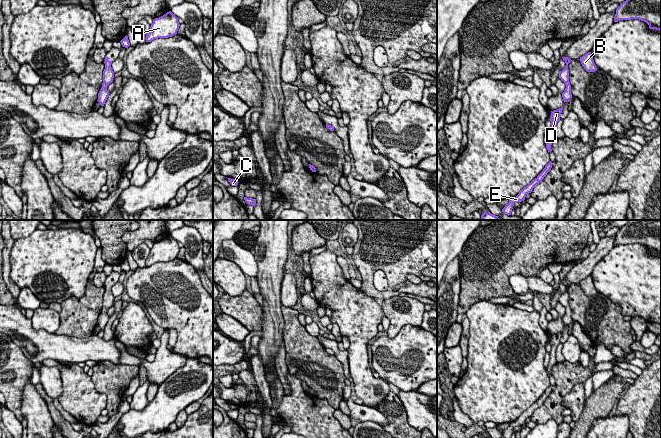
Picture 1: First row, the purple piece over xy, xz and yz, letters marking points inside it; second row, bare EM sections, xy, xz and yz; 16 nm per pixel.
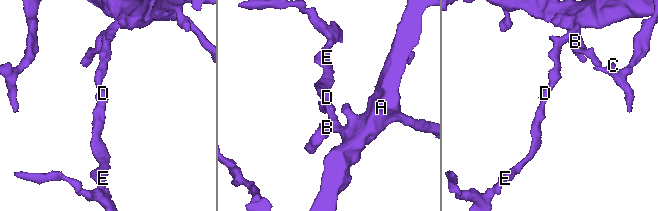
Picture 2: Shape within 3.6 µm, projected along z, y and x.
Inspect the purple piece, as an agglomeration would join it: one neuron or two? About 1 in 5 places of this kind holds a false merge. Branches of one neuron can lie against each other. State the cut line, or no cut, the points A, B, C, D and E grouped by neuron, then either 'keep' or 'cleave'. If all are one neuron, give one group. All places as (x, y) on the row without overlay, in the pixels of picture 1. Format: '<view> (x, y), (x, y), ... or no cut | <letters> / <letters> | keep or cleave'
no cut | A B C D E | keep

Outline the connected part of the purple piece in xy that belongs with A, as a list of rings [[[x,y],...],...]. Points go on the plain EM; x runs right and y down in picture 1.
[[[167,236],[159,242],[155,242],[146,259],[146,266],[151,266],[158,262],[168,262],[177,258],[179,253],[178,242],[171,236]]]

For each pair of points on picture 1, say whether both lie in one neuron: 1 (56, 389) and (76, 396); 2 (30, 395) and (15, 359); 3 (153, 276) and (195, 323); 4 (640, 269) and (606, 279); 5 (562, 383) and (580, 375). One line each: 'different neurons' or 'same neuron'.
1: different neurons
2: different neurons
3: same neuron
4: same neuron
5: same neuron

